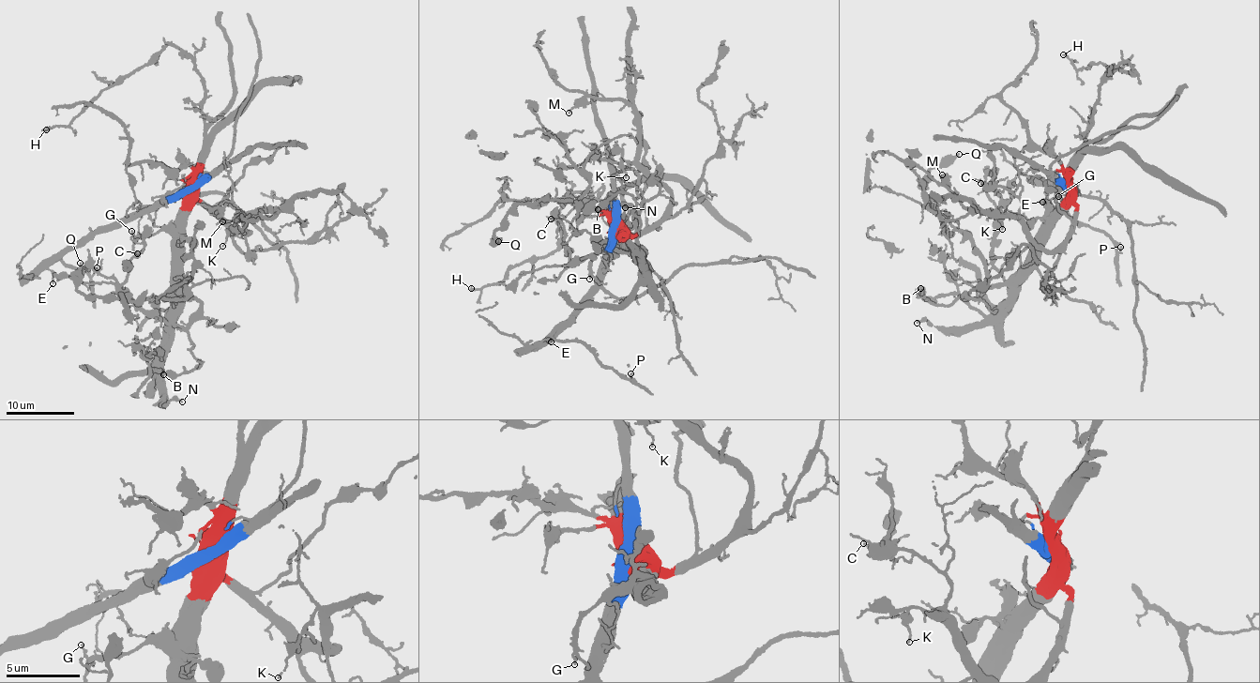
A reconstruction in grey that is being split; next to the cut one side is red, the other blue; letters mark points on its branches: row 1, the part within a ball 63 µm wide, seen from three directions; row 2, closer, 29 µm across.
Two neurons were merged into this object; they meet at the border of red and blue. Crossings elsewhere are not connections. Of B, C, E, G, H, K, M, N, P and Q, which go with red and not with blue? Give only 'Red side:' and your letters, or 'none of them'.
Red side: B, C, G, H, K, M, N, Q

